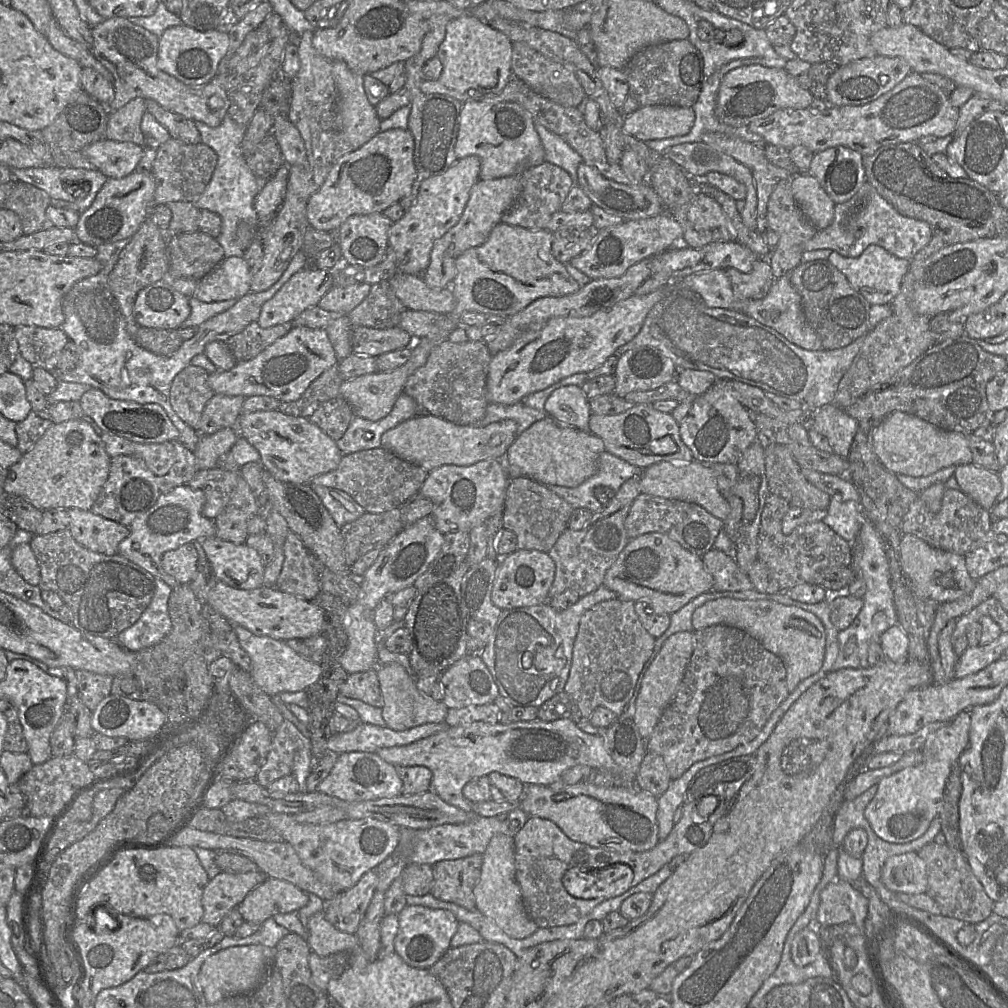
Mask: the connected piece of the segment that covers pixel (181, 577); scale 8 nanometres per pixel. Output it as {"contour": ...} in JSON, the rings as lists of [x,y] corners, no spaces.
{"contour":[[[193,542],[166,551],[161,559],[163,569],[179,584],[190,583],[199,567],[198,552]]]}

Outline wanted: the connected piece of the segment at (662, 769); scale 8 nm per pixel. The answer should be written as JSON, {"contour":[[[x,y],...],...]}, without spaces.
{"contour":[[[646,752],[636,776],[637,788],[659,797],[667,790],[670,781],[670,774],[662,756]]]}

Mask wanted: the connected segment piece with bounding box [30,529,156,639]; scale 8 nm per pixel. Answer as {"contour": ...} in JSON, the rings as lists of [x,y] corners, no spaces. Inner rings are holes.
{"contour":[[[69,529],[34,535],[30,546],[40,569],[38,586],[61,597],[73,613],[72,625],[80,631],[116,639],[141,617],[154,597],[154,575],[120,554],[100,554],[81,546]]]}

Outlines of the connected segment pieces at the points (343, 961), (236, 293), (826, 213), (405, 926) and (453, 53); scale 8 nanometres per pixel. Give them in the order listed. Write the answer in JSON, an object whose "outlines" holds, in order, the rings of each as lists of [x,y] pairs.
{"outlines":[[[[311,951],[309,967],[315,985],[326,992],[329,981],[340,976],[349,967],[349,955],[349,952],[341,951],[321,957]]],[[[229,256],[199,280],[194,296],[203,302],[239,299],[251,291],[251,279],[251,269],[246,260]]],[[[810,173],[793,175],[791,188],[796,203],[817,230],[832,223],[835,203],[814,176]]],[[[406,905],[398,918],[399,929],[394,939],[394,950],[406,964],[419,969],[429,969],[444,955],[459,926],[459,921],[451,911],[420,905]]],[[[473,16],[452,19],[446,25],[445,37],[436,54],[443,65],[438,81],[458,92],[469,92],[472,98],[499,94],[513,76],[511,55],[511,40],[490,24]]]]}

